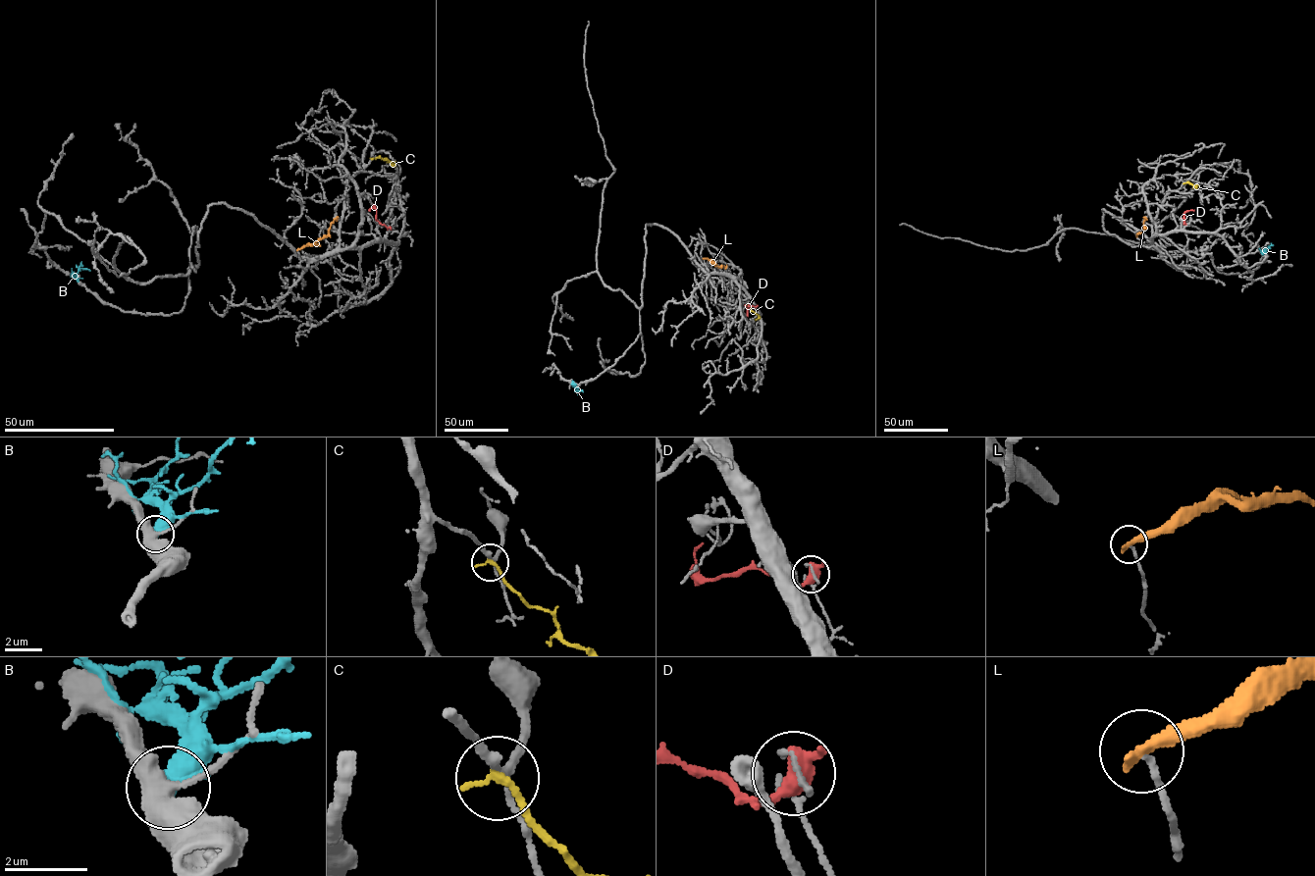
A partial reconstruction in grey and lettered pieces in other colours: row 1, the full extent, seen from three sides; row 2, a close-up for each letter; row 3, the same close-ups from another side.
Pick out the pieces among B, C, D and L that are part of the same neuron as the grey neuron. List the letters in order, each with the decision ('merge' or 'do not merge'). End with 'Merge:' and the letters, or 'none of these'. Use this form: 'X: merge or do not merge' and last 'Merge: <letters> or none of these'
B: do not merge
C: do not merge
D: do not merge
L: do not merge
Merge: none of these

